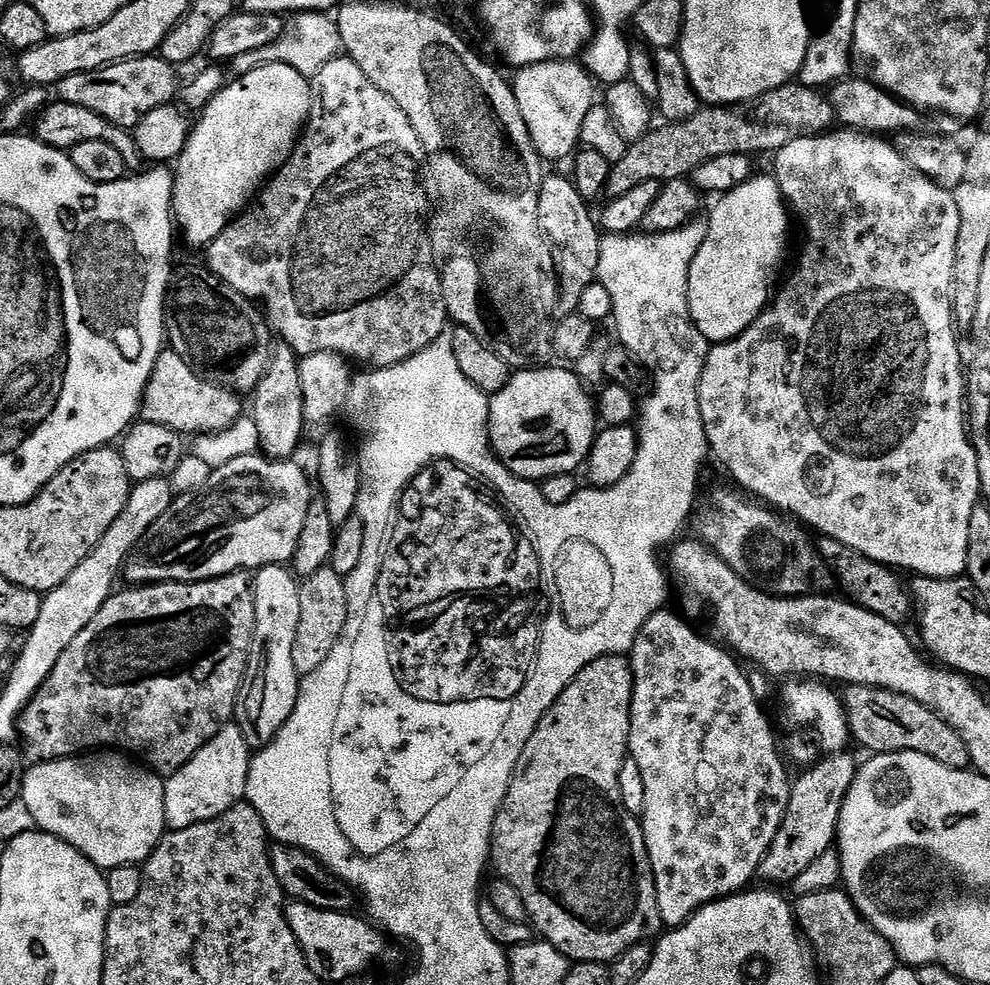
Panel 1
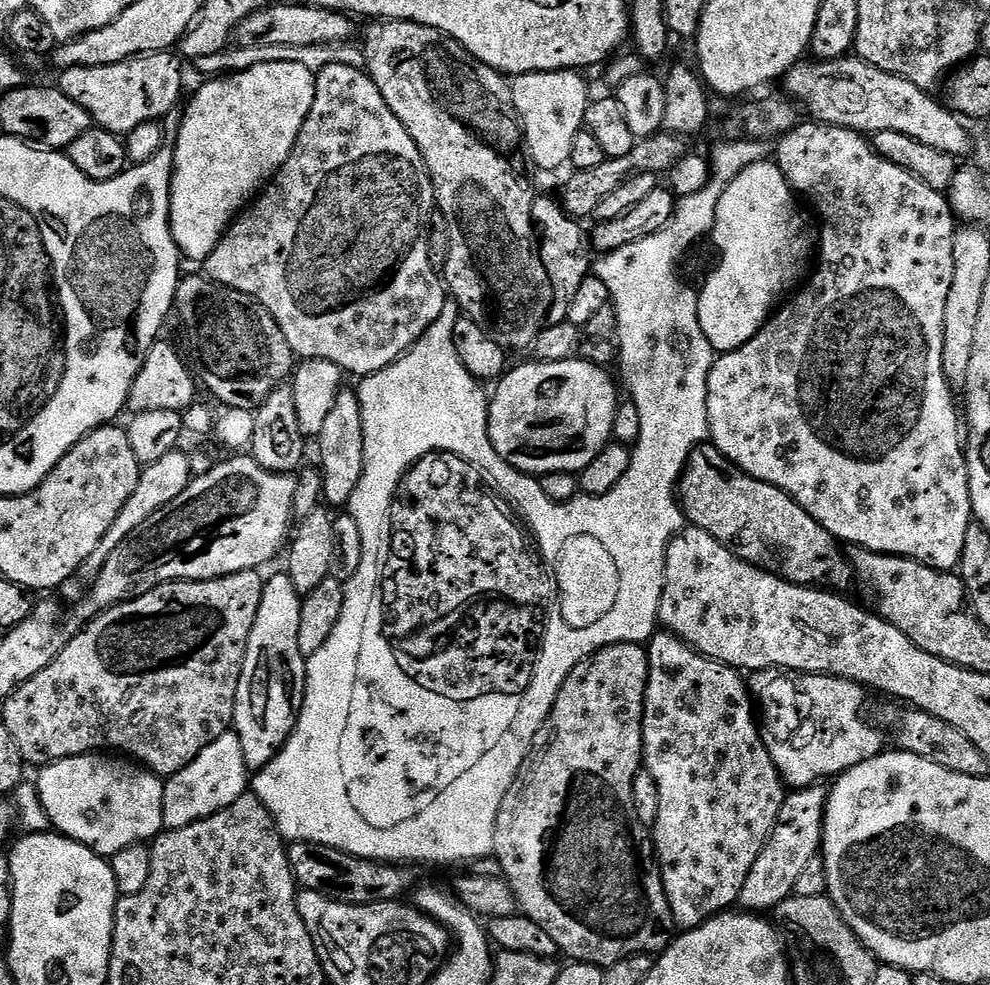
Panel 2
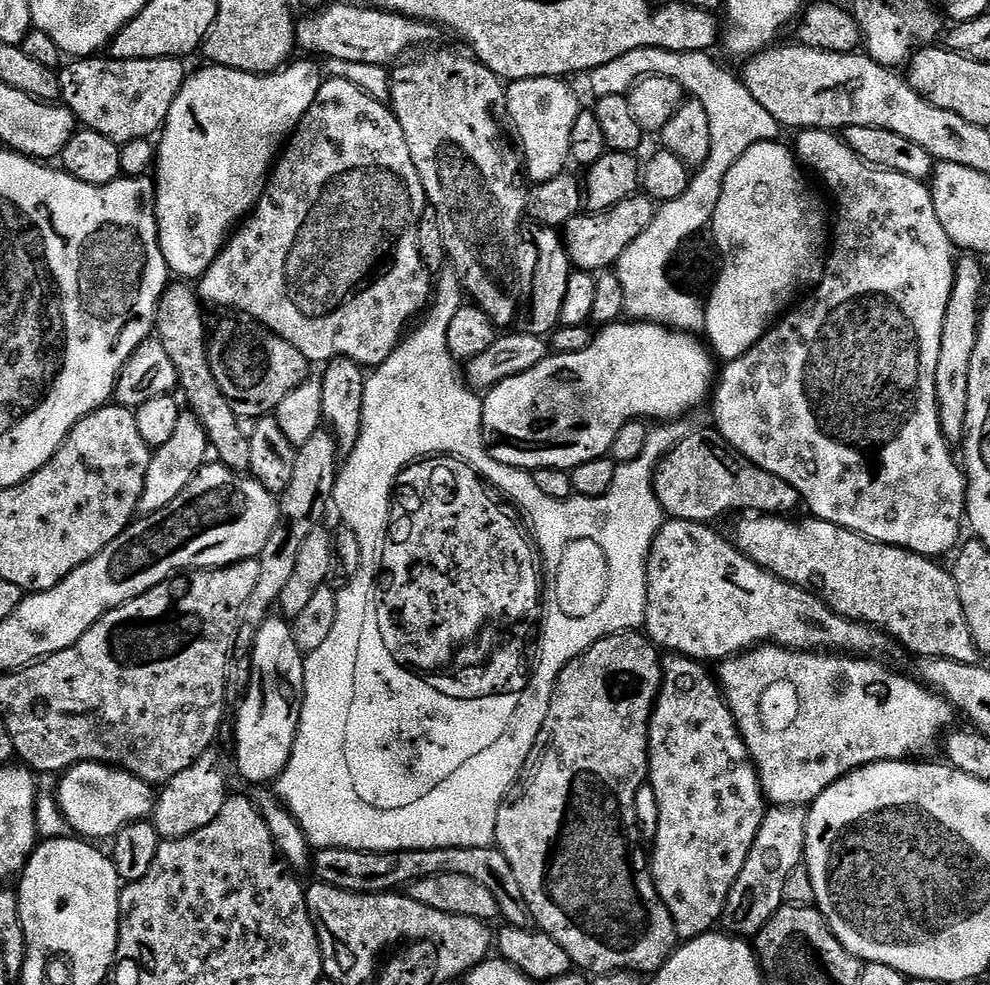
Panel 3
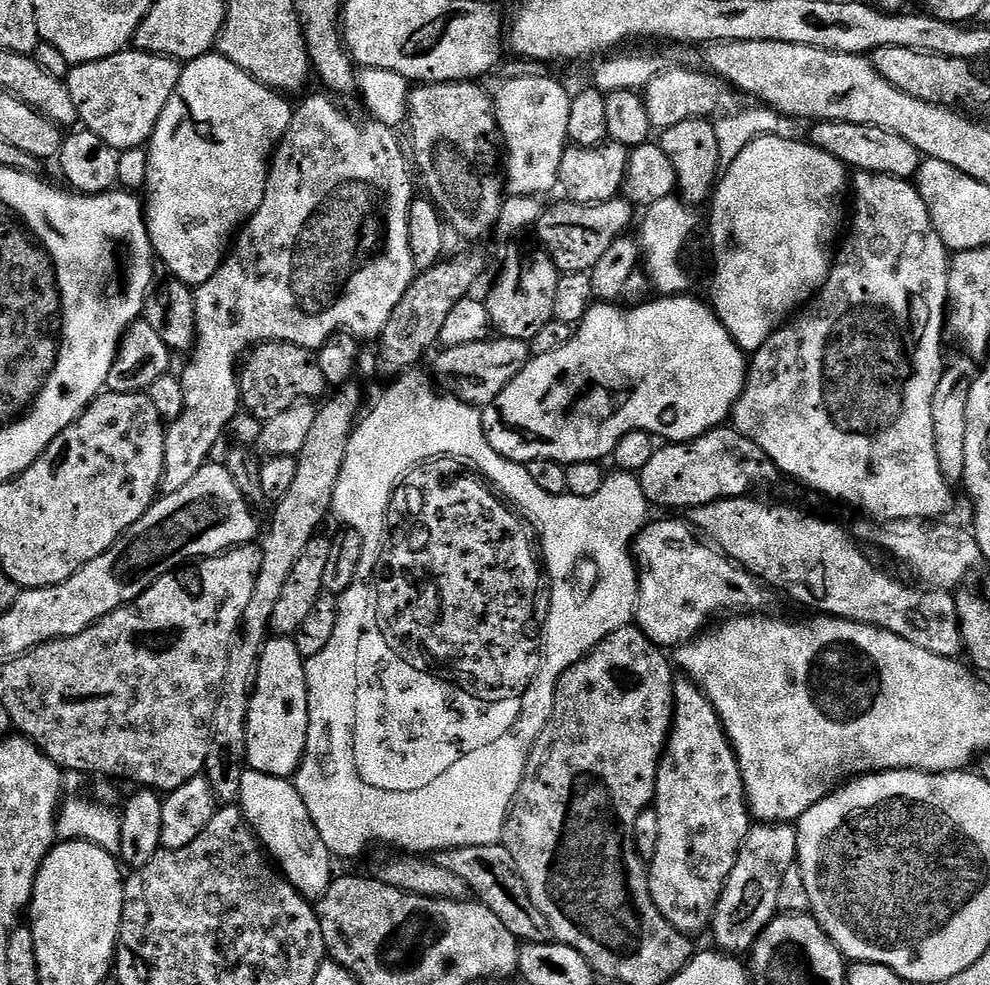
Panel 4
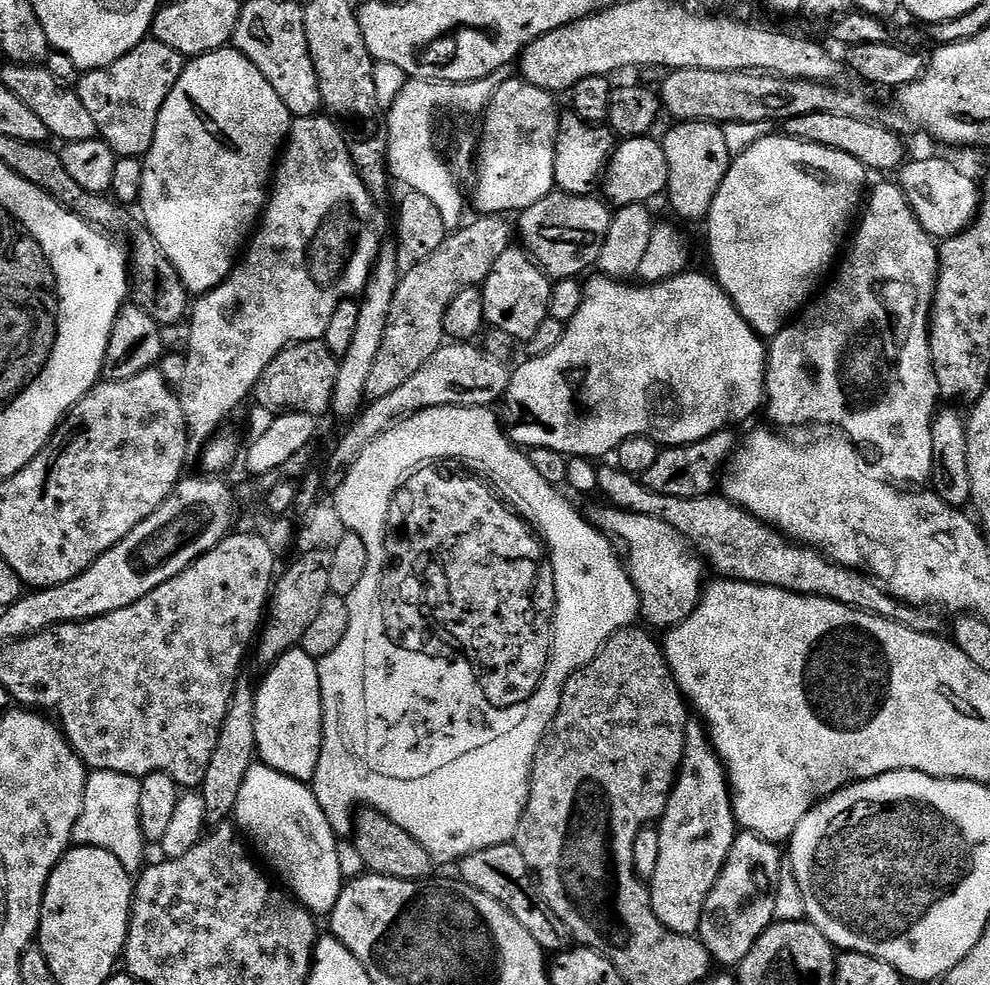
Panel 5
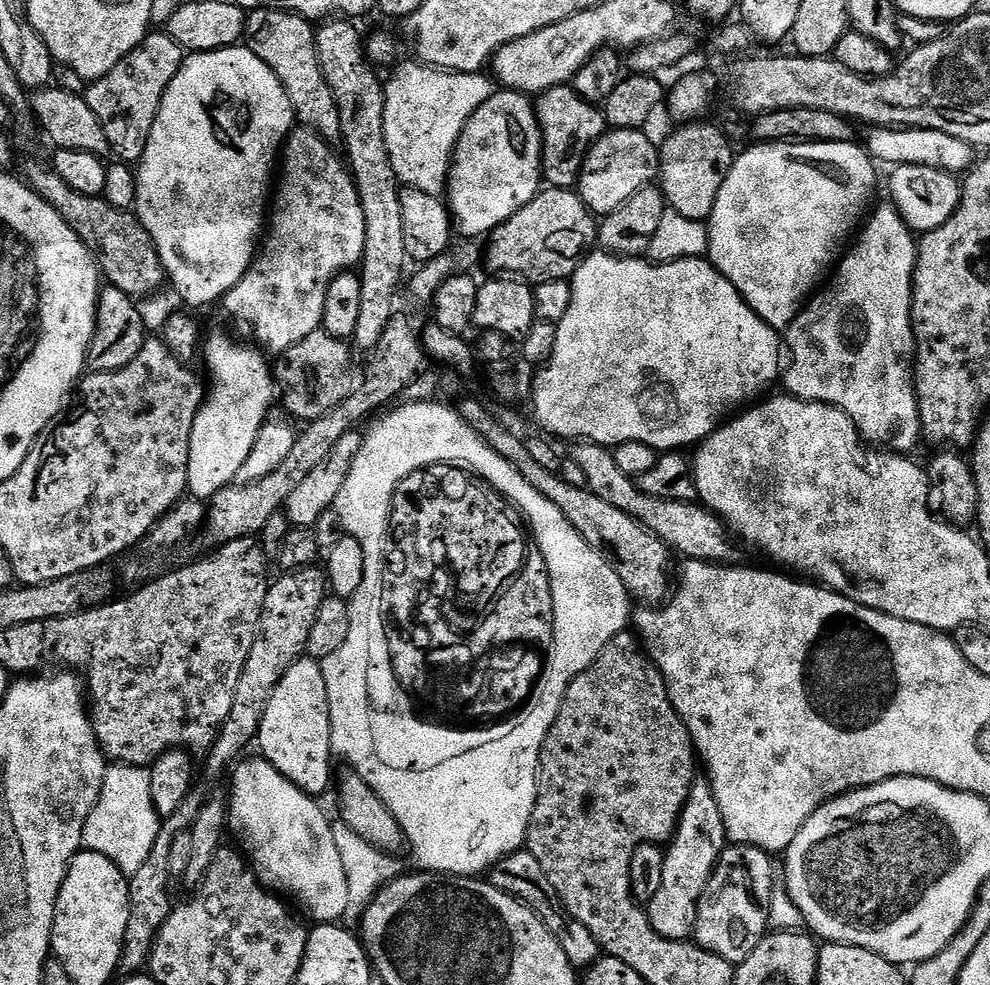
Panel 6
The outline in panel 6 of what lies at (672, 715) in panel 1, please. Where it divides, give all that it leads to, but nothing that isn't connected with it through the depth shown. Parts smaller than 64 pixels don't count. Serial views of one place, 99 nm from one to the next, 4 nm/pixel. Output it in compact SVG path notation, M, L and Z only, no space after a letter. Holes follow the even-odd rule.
M697 779L688 792L686 804L680 811L680 821L676 823L676 832L664 853L662 886L658 886L658 894L654 894L654 898L646 905L650 926L654 926L654 930L658 930L662 938L687 941L693 939L698 902L710 882L712 871L720 861L727 840L722 810L718 810L712 785L707 779Z

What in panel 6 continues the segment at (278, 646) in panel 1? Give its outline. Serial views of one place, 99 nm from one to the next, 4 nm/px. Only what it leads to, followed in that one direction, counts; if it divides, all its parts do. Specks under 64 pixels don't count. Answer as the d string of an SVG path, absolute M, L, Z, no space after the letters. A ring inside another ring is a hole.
M301 658L282 674L282 682L274 686L266 714L262 714L258 745L263 759L273 764L286 779L307 796L320 795L334 780L332 774L332 739L330 738L330 698L326 694L326 678L319 660Z

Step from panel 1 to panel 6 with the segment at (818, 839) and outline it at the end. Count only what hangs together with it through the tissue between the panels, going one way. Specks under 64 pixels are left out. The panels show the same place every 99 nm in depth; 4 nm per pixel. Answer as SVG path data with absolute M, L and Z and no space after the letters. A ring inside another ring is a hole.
M728 846L720 856L716 869L712 871L710 882L698 902L696 915L695 943L700 947L726 958L733 966L739 966L764 941L770 925L768 911L773 902L774 882L772 882L773 857L760 848L747 846Z

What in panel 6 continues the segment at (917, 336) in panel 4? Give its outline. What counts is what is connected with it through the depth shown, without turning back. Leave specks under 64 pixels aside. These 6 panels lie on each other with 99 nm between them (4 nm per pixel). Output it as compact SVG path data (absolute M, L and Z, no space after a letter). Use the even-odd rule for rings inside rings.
M885 206L885 208L878 209L871 216L872 213L867 217L862 231L855 237L855 240L857 239L856 245L854 245L854 240L851 247L847 249L846 255L839 261L838 267L835 269L835 272L837 271L836 277L834 277L834 272L831 279L827 281L827 283L829 282L828 288L821 287L801 308L799 314L796 315L796 321L788 325L786 329L786 371L782 376L782 384L788 387L785 389L789 396L796 396L799 400L813 400L823 404L832 404L835 408L841 408L855 422L861 437L869 445L883 446L897 454L908 454L911 453L911 448L916 443L921 443L922 440L920 411L918 410L918 398L916 397L916 377L914 375L916 335L912 329L912 279L916 273L918 240L912 229L906 226L904 219L897 214L895 208Z

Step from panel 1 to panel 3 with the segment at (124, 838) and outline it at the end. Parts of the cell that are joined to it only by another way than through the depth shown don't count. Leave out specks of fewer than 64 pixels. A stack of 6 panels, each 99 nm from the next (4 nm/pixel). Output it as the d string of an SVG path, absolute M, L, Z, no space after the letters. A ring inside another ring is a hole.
M75 764L59 780L60 789L55 789L54 795L60 801L60 813L77 837L92 842L107 841L117 836L127 824L151 817L153 785L126 770L114 768L111 764Z

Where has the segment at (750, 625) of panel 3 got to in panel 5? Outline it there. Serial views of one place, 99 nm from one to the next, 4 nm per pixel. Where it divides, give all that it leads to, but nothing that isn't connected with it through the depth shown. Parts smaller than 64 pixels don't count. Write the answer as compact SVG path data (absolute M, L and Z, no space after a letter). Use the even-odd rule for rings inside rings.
M611 506L603 507L590 512L592 525L618 544L620 540L623 563L640 599L640 616L648 619L653 629L675 628L695 610L696 603L700 601L700 593L706 587L705 561L697 555L688 540L682 538L674 526L666 526L662 518L650 518L637 512L621 512L619 508Z

